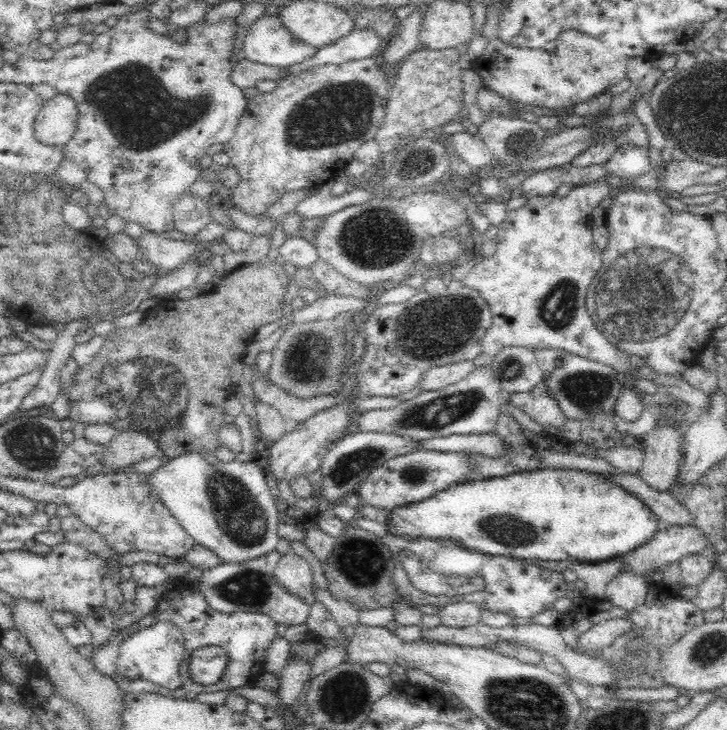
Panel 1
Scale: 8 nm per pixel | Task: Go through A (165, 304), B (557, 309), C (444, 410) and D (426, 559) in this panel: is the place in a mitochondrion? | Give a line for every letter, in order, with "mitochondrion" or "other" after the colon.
A: other
B: mitochondrion
C: mitochondrion
D: other

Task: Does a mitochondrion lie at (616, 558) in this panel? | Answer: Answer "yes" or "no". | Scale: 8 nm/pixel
no

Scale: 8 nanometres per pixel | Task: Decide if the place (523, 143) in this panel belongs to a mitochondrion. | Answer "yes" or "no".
yes

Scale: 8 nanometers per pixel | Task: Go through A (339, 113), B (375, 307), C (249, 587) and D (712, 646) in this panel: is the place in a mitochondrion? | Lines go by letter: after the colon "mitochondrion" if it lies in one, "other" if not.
A: mitochondrion
B: other
C: mitochondrion
D: mitochondrion

